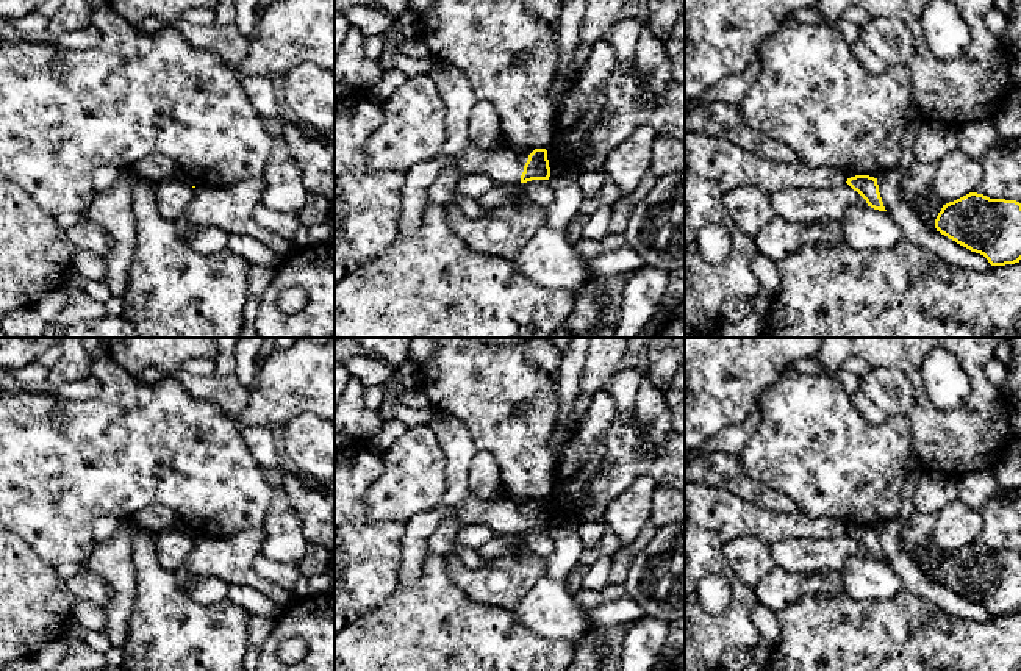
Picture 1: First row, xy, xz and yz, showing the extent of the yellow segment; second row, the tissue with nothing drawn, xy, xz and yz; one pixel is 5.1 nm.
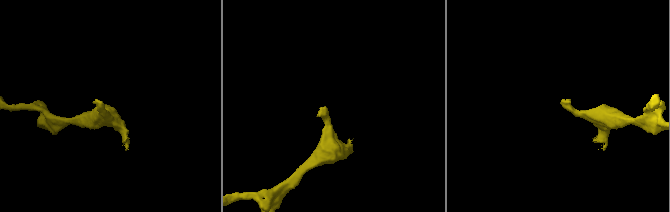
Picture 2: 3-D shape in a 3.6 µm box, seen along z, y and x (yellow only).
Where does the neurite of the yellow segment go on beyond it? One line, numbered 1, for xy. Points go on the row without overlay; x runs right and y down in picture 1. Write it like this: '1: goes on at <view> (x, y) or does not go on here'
1: does not go on here

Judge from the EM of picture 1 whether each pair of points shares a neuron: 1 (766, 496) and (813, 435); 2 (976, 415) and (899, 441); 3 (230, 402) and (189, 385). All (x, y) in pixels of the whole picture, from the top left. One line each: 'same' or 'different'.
1: different
2: different
3: same

